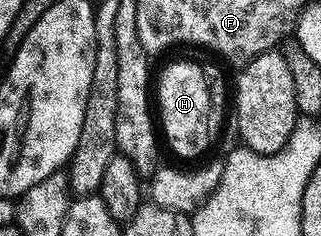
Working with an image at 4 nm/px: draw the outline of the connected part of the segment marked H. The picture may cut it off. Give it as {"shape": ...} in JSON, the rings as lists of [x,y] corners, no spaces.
{"shape":[[[179,59],[169,64],[160,75],[158,72],[157,87],[158,83],[157,123],[165,143],[167,138],[172,153],[183,159],[195,159],[205,154],[211,141],[211,87],[207,84],[206,73],[197,64]]]}

